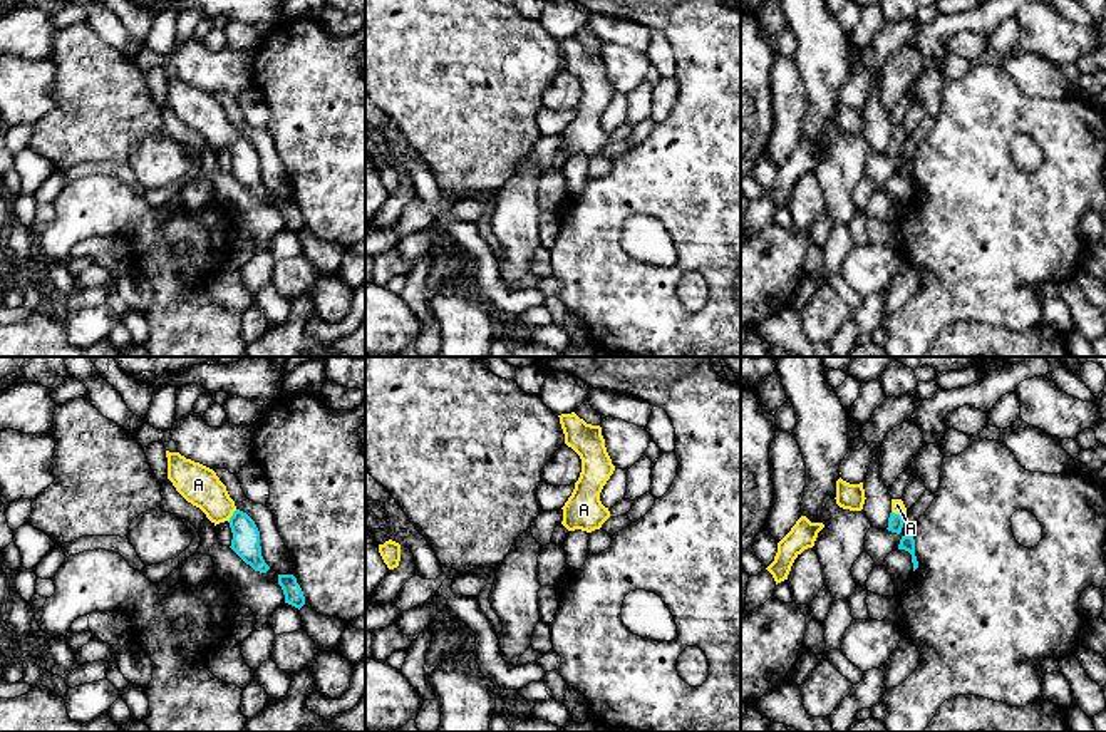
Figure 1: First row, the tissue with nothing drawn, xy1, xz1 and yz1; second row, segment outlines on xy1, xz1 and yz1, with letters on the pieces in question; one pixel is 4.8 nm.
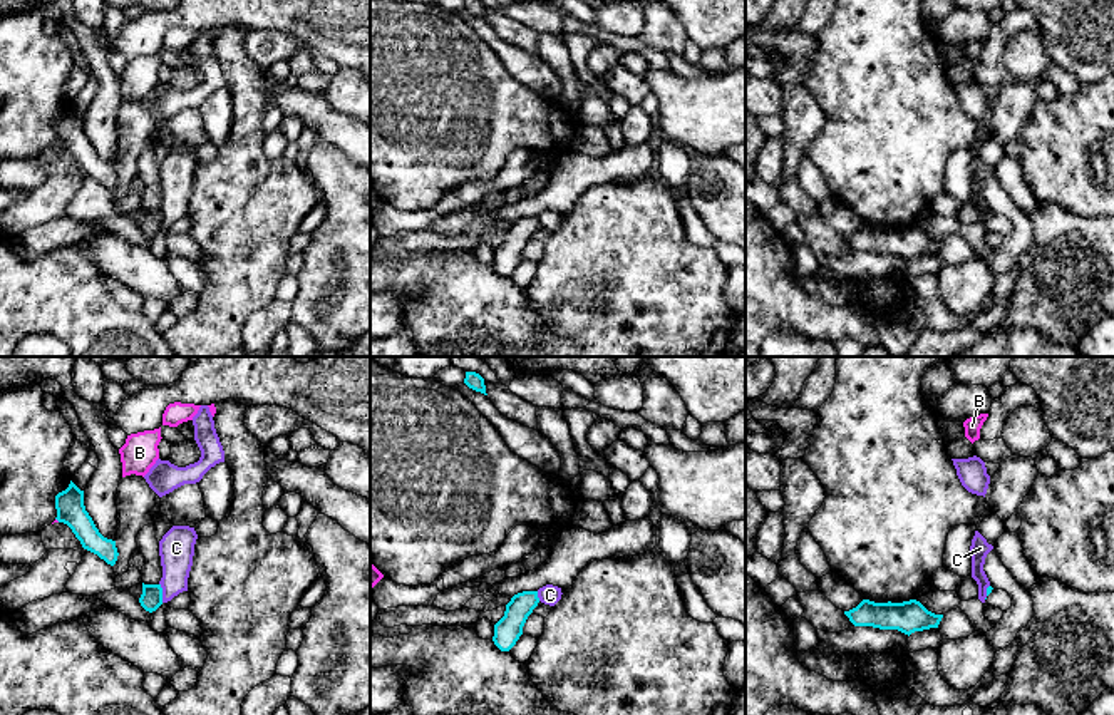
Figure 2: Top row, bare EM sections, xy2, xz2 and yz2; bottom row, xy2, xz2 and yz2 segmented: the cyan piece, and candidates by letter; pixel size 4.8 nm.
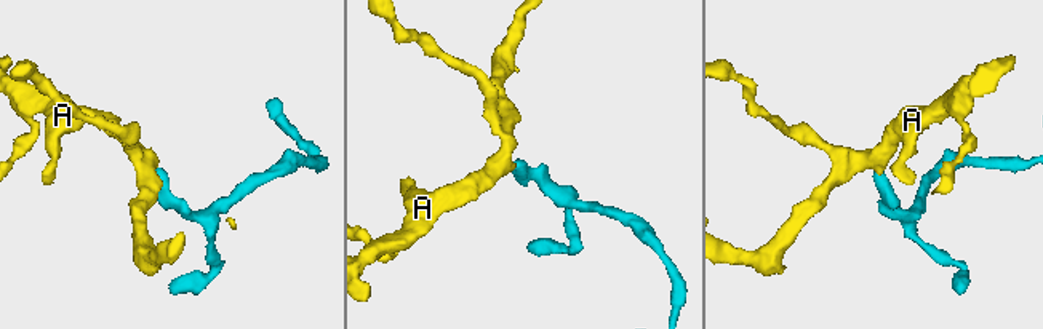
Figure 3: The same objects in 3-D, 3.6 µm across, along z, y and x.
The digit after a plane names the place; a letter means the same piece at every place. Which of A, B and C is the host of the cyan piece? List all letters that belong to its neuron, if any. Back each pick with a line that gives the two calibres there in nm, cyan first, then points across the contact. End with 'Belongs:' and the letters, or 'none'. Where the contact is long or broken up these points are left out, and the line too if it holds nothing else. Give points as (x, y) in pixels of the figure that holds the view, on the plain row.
A: 140 nm thick on the cyan side, 190 nm on the other; runs through xy1 (245, 168), (245, 154), (232, 141), (198, 109)
Belongs: A

